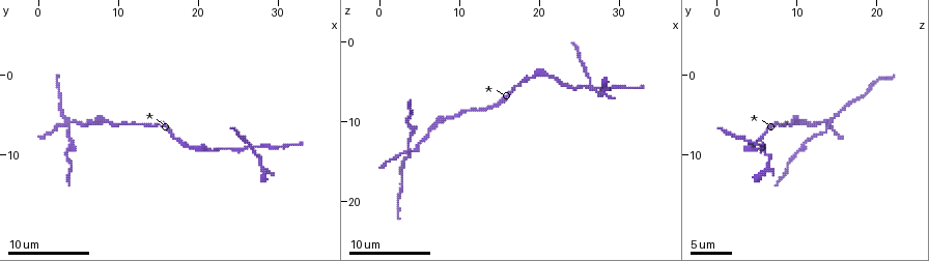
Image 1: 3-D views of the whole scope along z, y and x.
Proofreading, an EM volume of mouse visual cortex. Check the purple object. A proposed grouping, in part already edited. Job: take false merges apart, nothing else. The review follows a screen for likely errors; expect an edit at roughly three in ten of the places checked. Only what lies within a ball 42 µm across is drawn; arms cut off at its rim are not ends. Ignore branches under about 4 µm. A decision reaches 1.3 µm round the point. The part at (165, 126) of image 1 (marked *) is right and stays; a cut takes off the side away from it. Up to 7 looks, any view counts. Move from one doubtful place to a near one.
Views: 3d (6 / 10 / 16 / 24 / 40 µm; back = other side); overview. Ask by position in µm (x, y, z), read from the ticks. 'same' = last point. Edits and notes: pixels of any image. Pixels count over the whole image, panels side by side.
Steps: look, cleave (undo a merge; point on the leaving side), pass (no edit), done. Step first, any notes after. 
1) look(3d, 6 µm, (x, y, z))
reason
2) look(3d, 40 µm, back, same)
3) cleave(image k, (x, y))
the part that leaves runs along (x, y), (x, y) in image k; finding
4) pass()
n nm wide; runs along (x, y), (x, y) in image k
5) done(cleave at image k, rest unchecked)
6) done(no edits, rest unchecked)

look(3d, 6 µm, (3.6, 5.8, 14.0))
four-way junction

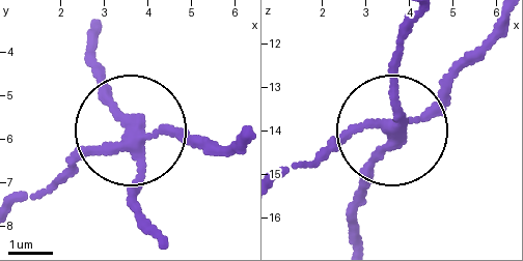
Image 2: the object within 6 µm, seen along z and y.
look(3d, 6 µm, back, (3.65, 5.75, 14.15))
from behind

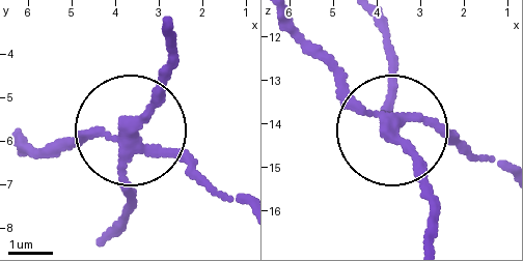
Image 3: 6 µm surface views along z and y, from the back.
cleave(image 3, (158, 106))
4 arms; the part that leaves runs along (133, 151), (133, 203), (118, 225) in image 3; a second neuron is stuck on

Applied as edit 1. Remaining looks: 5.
look(overview)

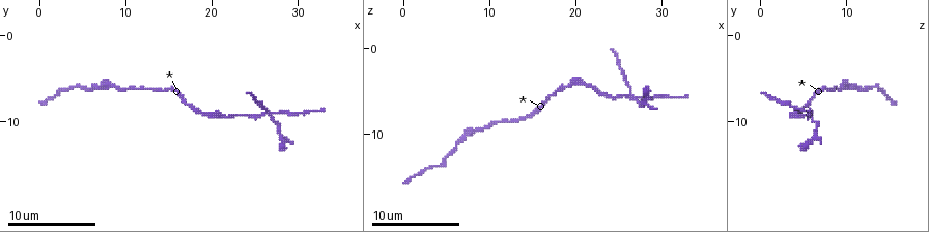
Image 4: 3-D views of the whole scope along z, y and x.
look(3d, 10 µm, (6.4, 6.2, 10.8))
calibre changes

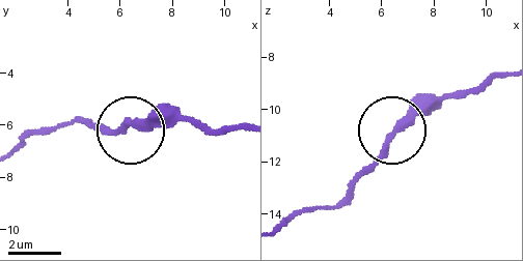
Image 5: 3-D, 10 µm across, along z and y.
look(3d, 10 µm, back, (6.6, 5.9, 10.7))

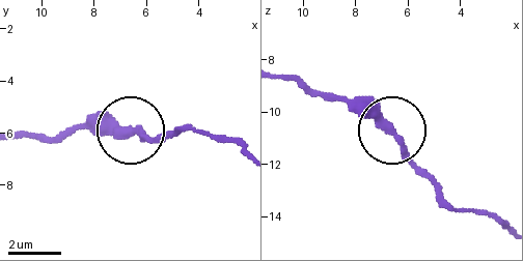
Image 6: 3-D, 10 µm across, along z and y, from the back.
pass()
runs along (283, 75), (370, 108), (435, 179) in image 6; continuous, no second neuron

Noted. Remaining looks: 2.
look(3d, 10 µm, (26.8, 9.2, 6.2))
looks like a crossing

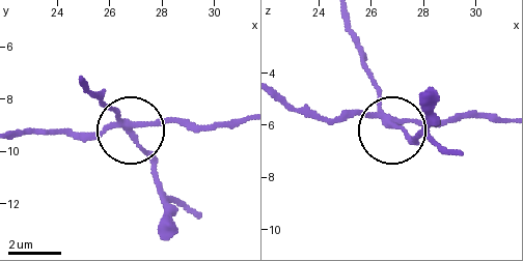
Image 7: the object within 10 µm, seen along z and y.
cleave(image 7, (144, 152))
side arm 5 µm; the part that leaves runs along (385, 116), (347, 19) in image 7; two neurons meet here

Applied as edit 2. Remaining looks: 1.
done(cleave at image 3, cleave at image 7, rest unchecked)

